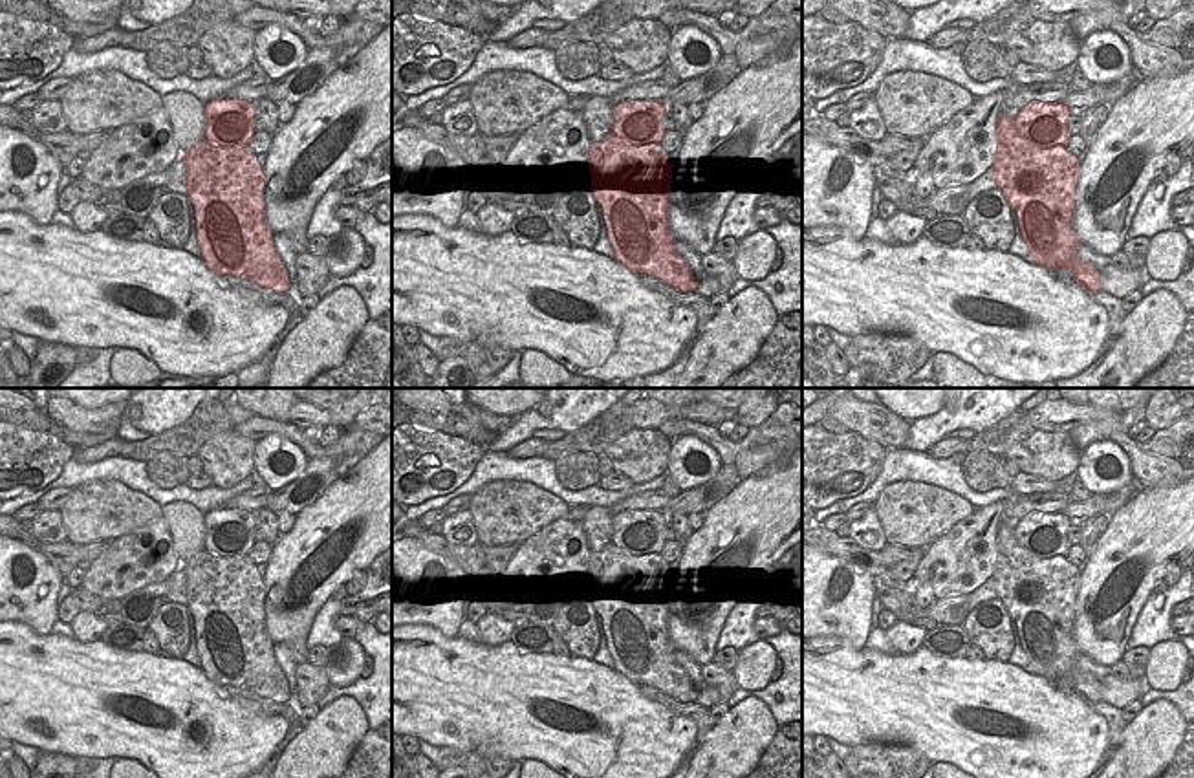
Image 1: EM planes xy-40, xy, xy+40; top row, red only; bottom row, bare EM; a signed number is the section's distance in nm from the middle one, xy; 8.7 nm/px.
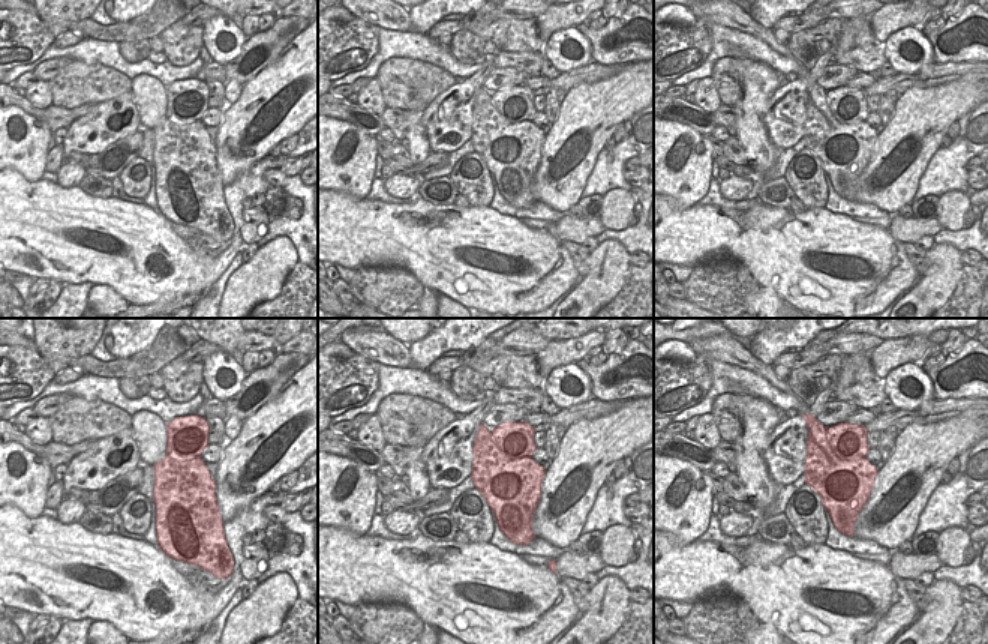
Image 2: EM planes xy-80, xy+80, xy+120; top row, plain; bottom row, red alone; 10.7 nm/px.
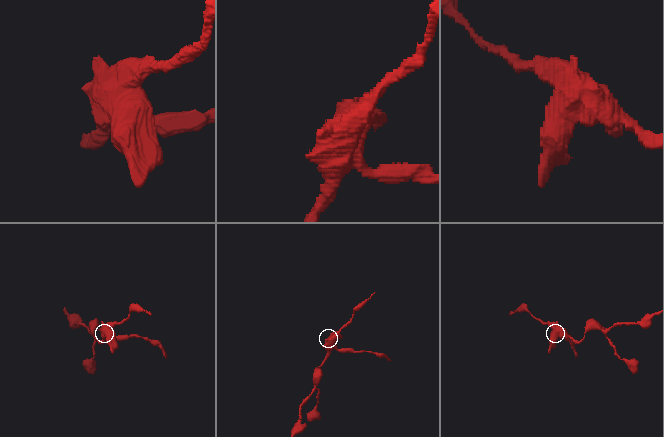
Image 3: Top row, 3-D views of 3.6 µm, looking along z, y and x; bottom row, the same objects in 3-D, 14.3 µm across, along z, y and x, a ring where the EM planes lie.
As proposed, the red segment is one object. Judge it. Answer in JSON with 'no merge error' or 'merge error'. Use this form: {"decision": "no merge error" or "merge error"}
{"decision": "merge error"}

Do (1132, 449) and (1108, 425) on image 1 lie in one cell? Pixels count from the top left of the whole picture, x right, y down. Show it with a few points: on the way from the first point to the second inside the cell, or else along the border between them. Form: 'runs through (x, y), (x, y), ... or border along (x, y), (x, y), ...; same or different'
border along (1127, 434), (1112, 432), (1108, 438); different

